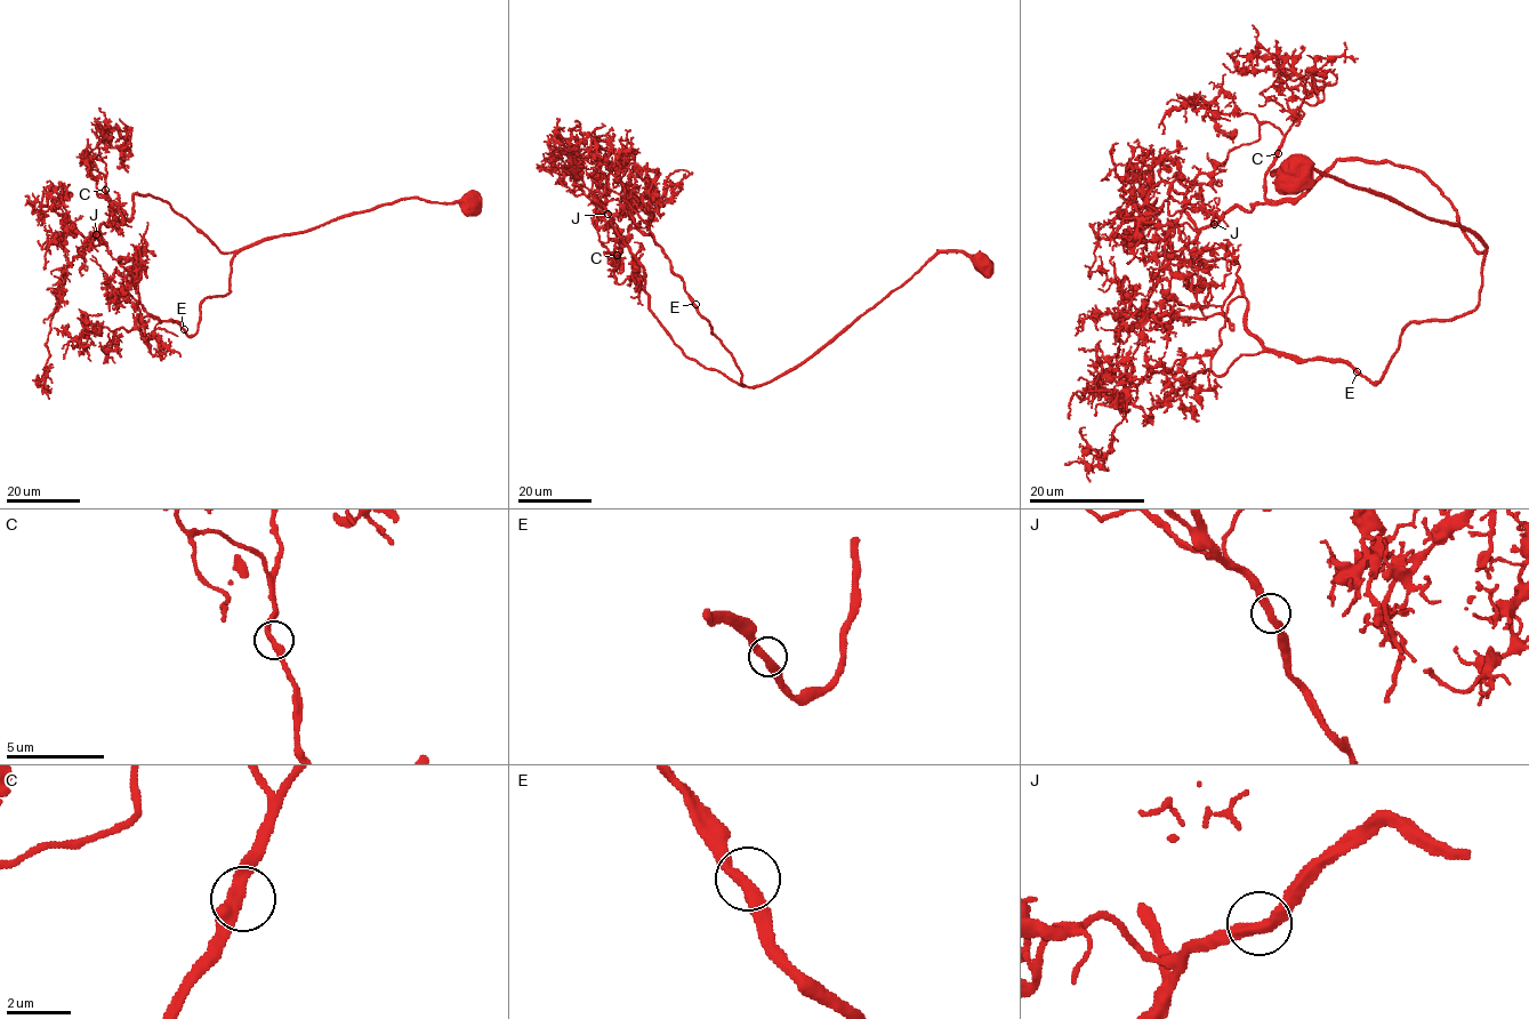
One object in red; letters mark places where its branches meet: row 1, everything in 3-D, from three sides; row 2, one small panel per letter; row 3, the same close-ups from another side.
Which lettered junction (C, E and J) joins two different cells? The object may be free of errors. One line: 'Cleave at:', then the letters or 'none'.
Cleave at: none

